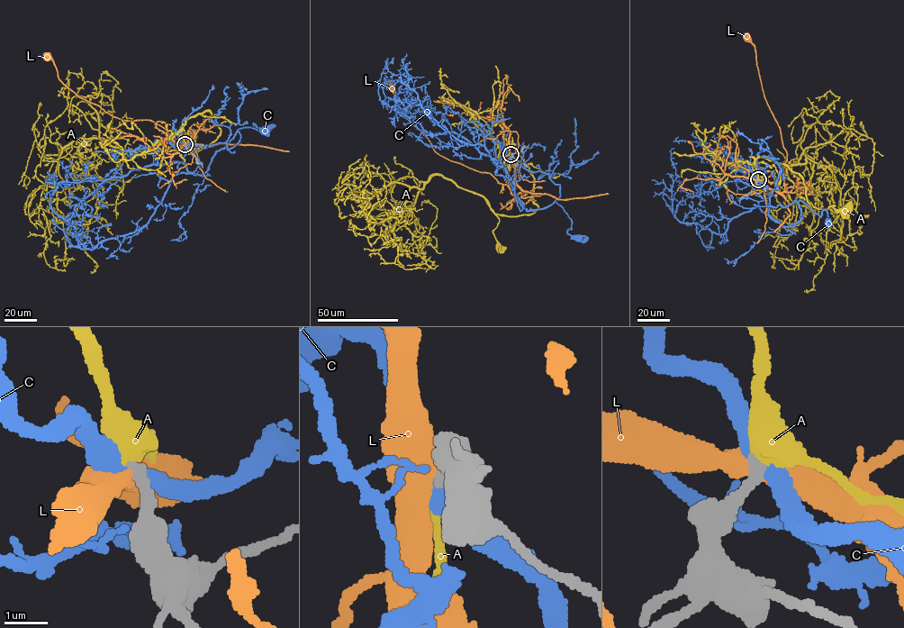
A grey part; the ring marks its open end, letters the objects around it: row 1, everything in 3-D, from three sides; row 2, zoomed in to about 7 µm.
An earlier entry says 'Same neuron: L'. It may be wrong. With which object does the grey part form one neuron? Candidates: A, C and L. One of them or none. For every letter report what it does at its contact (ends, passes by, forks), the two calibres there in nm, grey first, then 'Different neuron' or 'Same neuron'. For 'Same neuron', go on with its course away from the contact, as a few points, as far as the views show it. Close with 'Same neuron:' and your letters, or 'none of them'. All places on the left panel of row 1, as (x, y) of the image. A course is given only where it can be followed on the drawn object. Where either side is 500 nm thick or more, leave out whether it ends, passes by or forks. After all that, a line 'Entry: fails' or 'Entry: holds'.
A: It passes by. Thickness 280 nm (grey) against 480 nm. Same neuron. Its course: (185, 144), (178, 131), (187, 119), (212, 112), (218, 138), (193, 153), (182, 151), (190, 136)
C: It passes by. Thickness 280 nm (grey) against 420 nm. Different neuron
L: It passes by. Thickness 280 nm (grey) against 480 nm. Different neuron
Same neuron: A
Entry: fails

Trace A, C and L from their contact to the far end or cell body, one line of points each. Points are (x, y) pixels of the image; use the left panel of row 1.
A: (185, 144), (178, 131), (187, 119), (212, 112), (218, 138), (193, 153), (182, 151), (190, 136)
C: (185, 144), (224, 142), (228, 149), (240, 141), (238, 129), (249, 126), (257, 131), (255, 123), (265, 131)
L: (185, 144), (194, 145), (180, 143), (152, 121), (113, 116), (81, 97), (59, 80), (52, 57), (47, 56)

